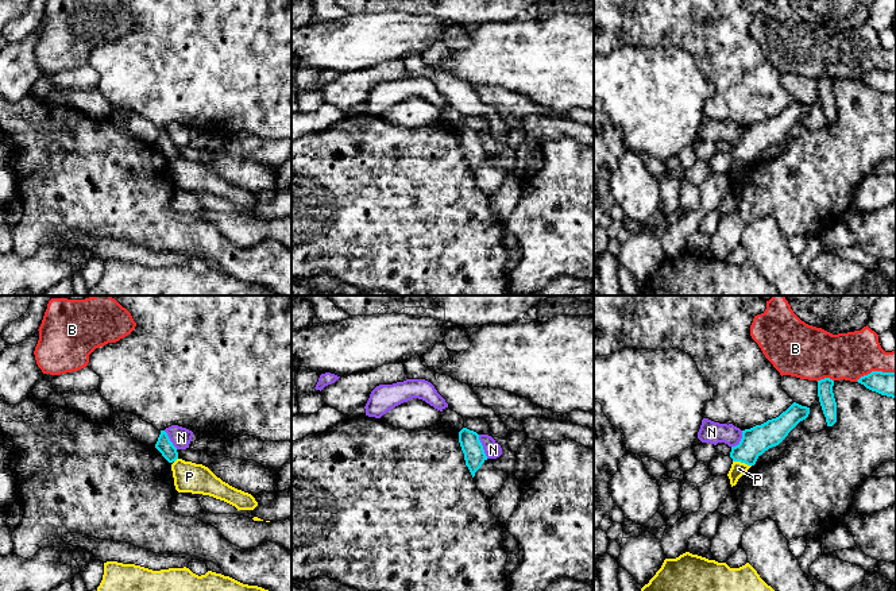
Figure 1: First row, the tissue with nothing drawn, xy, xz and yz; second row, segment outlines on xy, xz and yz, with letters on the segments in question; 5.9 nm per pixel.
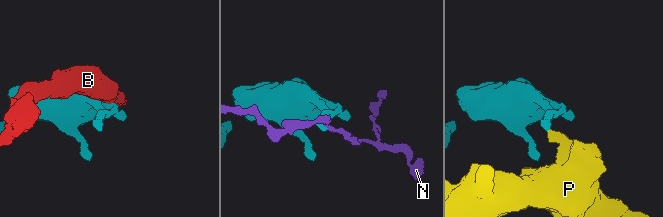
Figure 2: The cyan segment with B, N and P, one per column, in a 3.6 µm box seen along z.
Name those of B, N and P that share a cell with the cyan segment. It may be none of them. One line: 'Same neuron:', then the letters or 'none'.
Same neuron: none

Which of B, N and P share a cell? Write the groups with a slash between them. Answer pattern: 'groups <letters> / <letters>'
groups B / N / P

